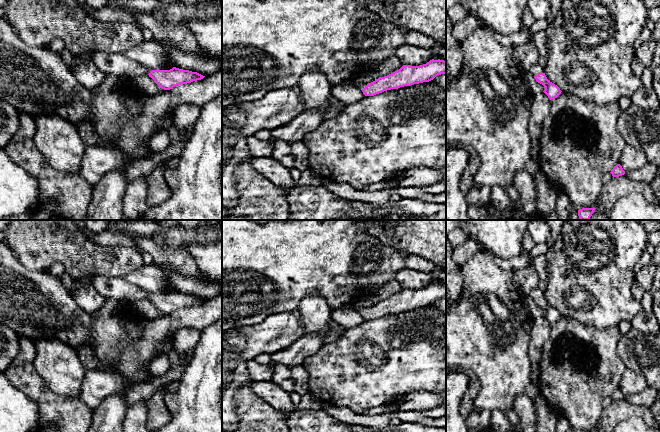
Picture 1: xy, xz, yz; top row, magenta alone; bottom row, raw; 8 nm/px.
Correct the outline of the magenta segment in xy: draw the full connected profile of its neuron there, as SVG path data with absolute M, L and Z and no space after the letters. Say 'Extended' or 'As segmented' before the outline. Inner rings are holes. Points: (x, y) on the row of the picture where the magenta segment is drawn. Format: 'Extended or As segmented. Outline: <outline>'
Extended. Outline: M92 51L84 54L84 58L93 62L105 74L132 79L140 75L148 75L164 90L170 90L181 84L201 80L205 76L173 67L170 70L148 70L123 54L113 54L104 51Z

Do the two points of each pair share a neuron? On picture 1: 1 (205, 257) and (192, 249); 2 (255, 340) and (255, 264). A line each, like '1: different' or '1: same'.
1: same
2: different

